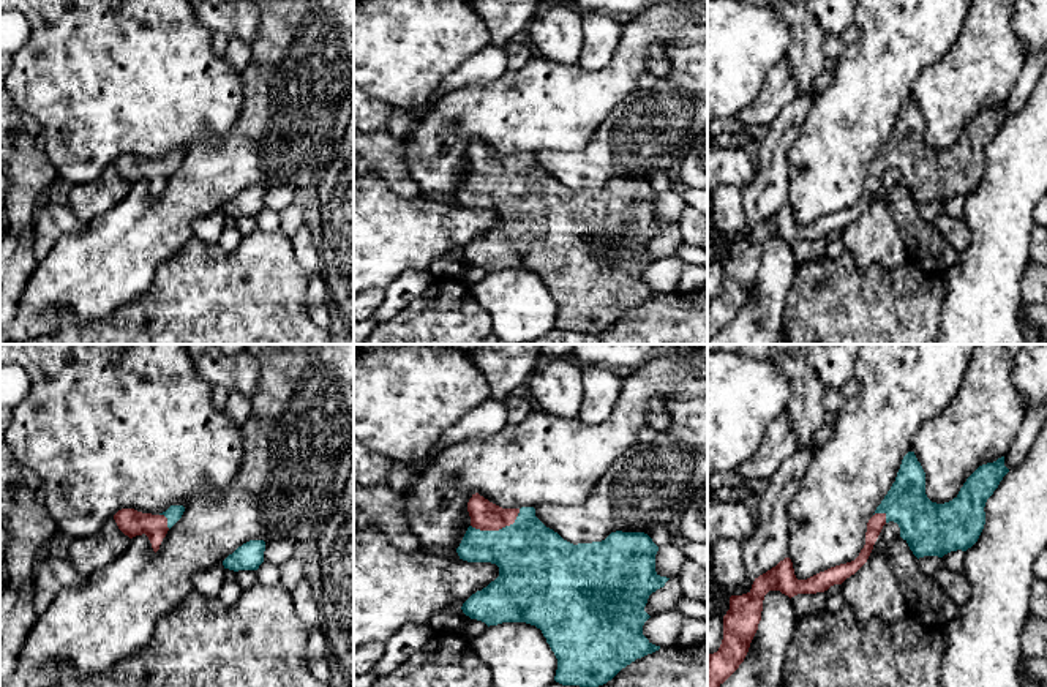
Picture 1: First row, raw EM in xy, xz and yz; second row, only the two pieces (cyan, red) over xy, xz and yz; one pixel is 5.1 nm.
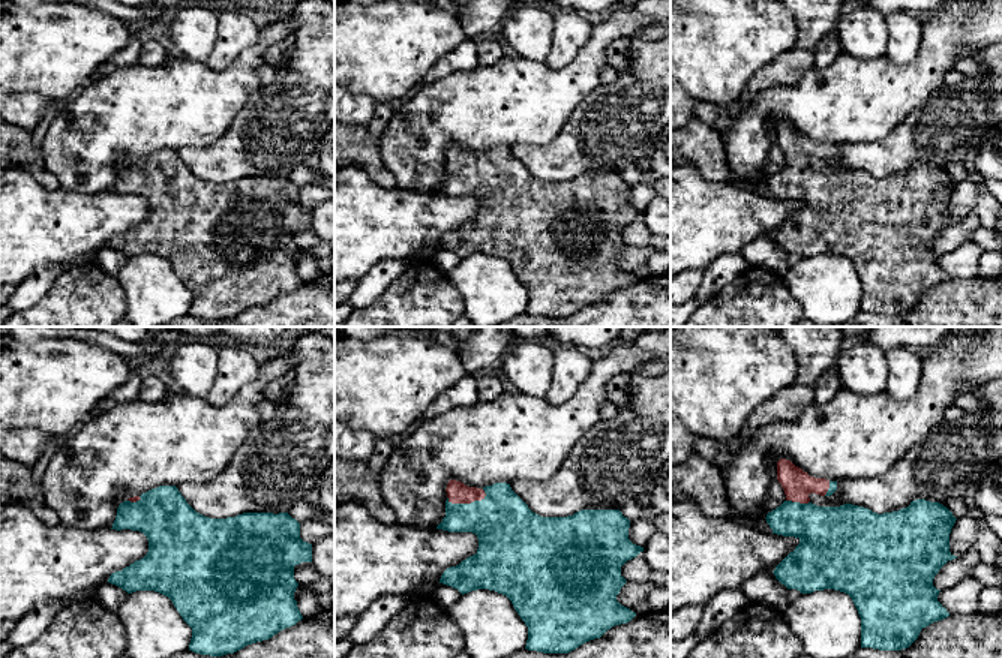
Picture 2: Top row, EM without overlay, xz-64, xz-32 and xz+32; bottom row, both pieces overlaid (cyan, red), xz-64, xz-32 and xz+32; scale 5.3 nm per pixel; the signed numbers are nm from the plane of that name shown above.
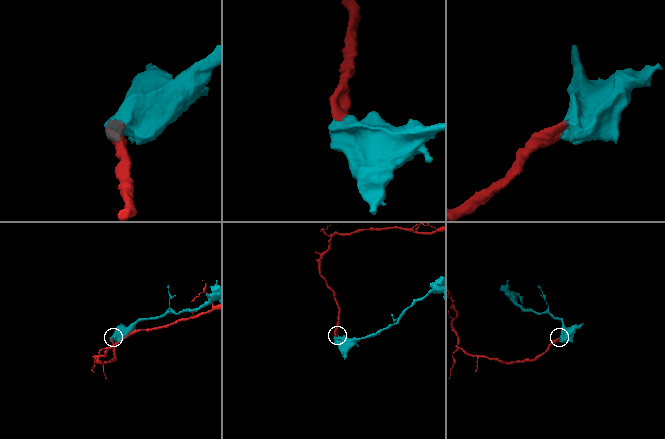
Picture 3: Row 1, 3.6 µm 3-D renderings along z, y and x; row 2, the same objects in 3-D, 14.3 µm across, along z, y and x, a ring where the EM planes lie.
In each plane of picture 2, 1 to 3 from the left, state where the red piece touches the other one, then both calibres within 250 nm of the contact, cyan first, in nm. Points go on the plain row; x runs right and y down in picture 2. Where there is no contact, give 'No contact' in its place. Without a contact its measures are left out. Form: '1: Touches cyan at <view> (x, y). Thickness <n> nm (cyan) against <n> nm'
1: Touches cyan at xz-64 (134, 167). Thickness 300 nm (cyan) against 30 nm
2: Touches cyan at xz-32 (465, 168). Thickness 320 nm (cyan) against 110 nm
3: Touches cyan at xz+32 (798, 167). Thickness 340 nm (cyan) against 160 nm

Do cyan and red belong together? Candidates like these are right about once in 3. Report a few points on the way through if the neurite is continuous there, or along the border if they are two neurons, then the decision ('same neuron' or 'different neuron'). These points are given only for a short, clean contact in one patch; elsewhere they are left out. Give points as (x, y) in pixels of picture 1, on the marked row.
way xz (536, 563), (499, 529), (485, 515); same neuron

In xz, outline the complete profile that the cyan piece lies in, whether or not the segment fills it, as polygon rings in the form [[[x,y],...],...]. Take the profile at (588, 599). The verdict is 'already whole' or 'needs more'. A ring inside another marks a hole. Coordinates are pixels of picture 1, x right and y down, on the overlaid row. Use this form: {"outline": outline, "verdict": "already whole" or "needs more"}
{"outline": [[[478,493],[467,502],[471,526],[456,553],[467,562],[491,562],[499,567],[499,576],[482,591],[472,594],[461,606],[471,619],[490,625],[502,622],[526,622],[542,630],[557,659],[554,681],[562,685],[599,687],[611,681],[622,668],[652,654],[660,646],[643,635],[643,625],[651,618],[644,606],[652,592],[670,580],[655,572],[659,546],[644,532],[611,532],[602,542],[573,545],[546,527],[534,507],[502,509]]], "verdict": "needs more"}

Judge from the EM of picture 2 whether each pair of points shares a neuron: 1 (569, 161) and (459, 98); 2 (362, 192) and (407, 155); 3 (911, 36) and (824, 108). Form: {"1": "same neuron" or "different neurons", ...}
{"1": "different neurons", "2": "different neurons", "3": "different neurons"}

